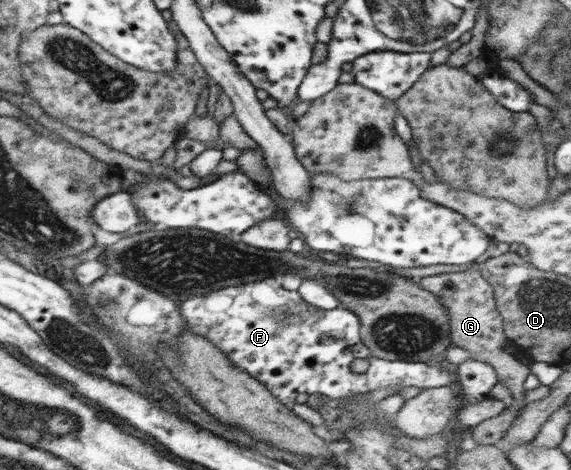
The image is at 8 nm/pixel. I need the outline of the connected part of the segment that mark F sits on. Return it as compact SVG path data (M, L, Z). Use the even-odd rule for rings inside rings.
M267 278L261 281L229 286L213 292L186 296L179 306L180 313L187 327L195 334L206 338L211 344L220 348L234 366L245 371L249 376L265 384L269 392L284 405L291 405L298 394L324 394L330 399L347 398L367 392L382 391L395 393L401 387L439 388L451 385L453 378L439 365L431 367L427 363L405 361L383 361L376 359L363 344L360 336L360 318L343 306L331 310L321 310L305 302L298 291L283 289L281 279ZM355 358L369 362L366 372L355 373L351 364Z

